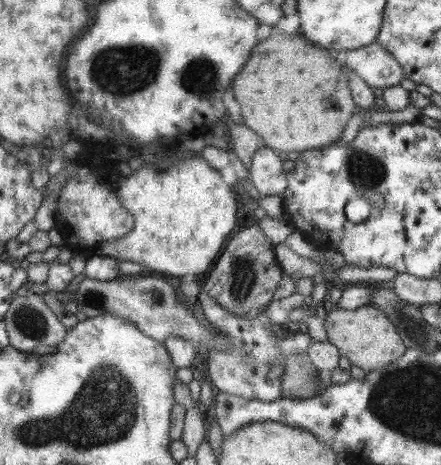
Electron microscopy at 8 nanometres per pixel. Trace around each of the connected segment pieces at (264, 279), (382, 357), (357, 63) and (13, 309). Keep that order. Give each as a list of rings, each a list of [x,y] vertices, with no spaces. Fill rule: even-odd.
[[[253,224],[239,230],[225,244],[225,250],[213,264],[209,278],[203,284],[202,293],[210,296],[228,313],[234,315],[253,315],[265,309],[278,282],[283,276],[274,256],[274,245],[263,236],[261,228]]]
[[[371,304],[361,305],[355,310],[332,308],[324,318],[324,327],[326,341],[337,348],[340,357],[347,358],[351,365],[365,373],[389,365],[407,350],[386,314]]]
[[[374,41],[364,47],[348,50],[341,54],[345,64],[371,88],[381,89],[399,85],[402,70],[399,63]]]
[[[37,295],[14,297],[3,320],[8,345],[21,353],[31,352],[38,345],[57,345],[66,335],[61,321]]]

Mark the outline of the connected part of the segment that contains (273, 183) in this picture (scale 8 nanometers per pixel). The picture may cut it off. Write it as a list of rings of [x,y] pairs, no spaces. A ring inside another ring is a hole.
[[[260,148],[253,153],[249,178],[261,197],[279,195],[285,188],[286,172],[281,164],[277,153],[271,152],[270,148]]]

